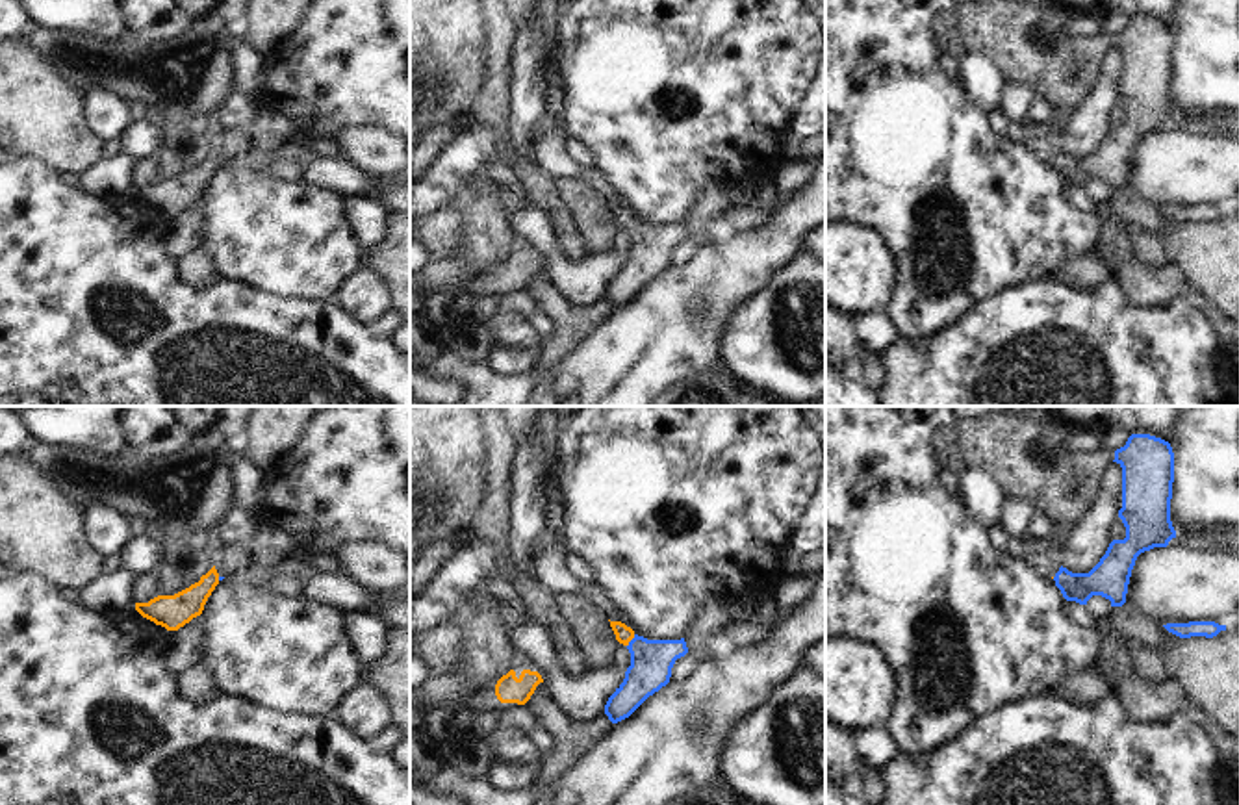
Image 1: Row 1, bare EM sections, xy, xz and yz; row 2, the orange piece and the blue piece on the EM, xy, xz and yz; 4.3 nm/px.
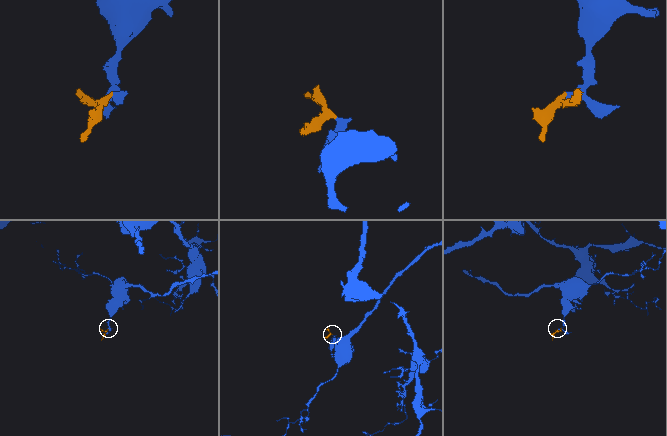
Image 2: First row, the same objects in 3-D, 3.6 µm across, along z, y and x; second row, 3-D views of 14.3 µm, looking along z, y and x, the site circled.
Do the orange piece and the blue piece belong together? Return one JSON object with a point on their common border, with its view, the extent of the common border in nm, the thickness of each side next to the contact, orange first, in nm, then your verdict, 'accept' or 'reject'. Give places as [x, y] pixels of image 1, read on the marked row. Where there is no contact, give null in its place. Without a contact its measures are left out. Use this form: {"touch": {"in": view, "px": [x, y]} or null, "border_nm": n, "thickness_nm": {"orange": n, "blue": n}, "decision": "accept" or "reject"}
{"touch": {"in": "xz", "px": [631, 638]}, "border_nm": 70, "thickness_nm": {"orange": 80, "blue": 190}, "decision": "accept"}

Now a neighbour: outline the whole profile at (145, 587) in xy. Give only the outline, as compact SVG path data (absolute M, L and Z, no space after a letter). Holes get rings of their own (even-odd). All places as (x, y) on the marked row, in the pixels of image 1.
M147 573L143 577L135 577L134 581L134 603L141 603L145 599L154 599L160 595L160 584L156 573Z

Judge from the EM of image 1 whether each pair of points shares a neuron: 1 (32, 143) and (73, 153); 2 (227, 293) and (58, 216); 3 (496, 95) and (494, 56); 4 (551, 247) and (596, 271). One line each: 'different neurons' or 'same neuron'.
1: same neuron
2: same neuron
3: same neuron
4: same neuron

